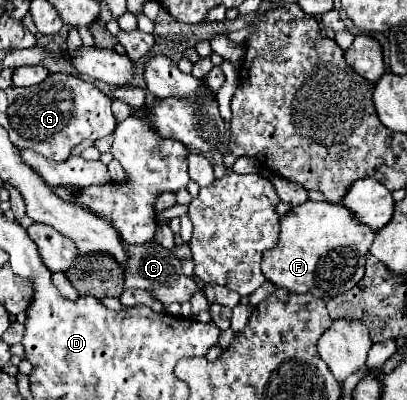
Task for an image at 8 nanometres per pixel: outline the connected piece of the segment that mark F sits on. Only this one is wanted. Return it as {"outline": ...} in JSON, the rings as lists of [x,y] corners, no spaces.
{"outline":[[[305,201],[281,217],[277,247],[265,251],[261,269],[275,287],[331,299],[353,289],[361,281],[373,235],[375,233],[365,227],[365,223],[359,223],[347,207],[329,201]]]}

